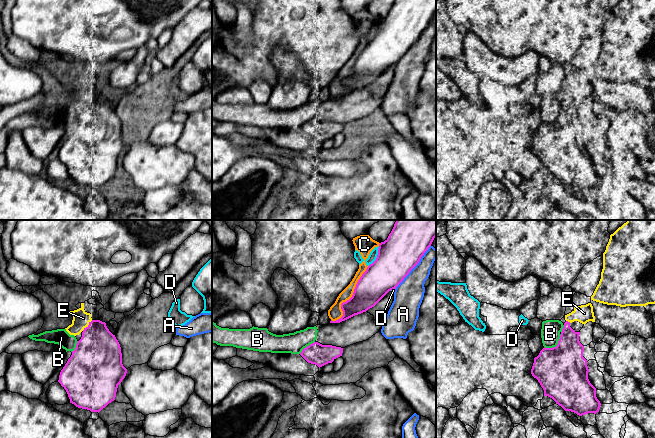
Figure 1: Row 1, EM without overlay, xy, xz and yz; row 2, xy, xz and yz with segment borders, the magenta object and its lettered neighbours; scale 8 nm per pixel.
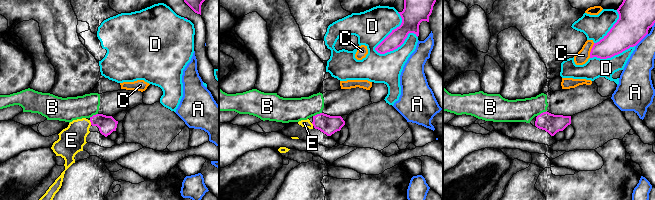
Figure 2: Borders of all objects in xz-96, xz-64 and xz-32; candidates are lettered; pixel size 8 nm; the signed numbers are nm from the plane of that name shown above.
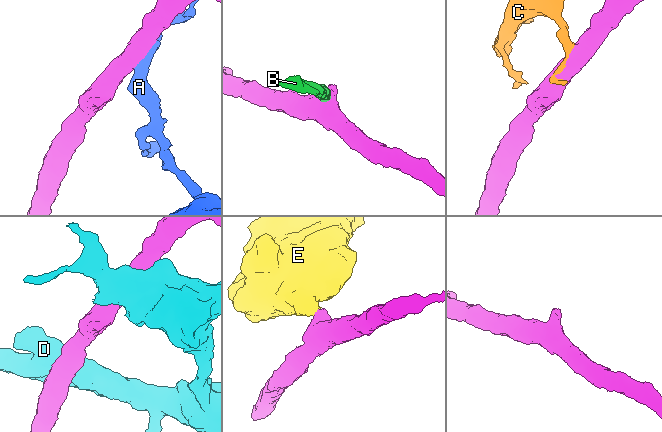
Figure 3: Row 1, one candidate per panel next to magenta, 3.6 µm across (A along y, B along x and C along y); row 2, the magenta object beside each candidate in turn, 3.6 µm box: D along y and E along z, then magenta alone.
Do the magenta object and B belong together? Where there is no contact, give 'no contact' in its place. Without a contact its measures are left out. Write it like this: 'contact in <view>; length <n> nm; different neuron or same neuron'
contact in yz; length 180 nm; different neuron

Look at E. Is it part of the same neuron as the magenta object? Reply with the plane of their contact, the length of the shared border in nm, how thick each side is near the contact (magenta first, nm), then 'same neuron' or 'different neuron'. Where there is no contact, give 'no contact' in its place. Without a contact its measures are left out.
xy | 120 nm | 360/140 nm | same neuron

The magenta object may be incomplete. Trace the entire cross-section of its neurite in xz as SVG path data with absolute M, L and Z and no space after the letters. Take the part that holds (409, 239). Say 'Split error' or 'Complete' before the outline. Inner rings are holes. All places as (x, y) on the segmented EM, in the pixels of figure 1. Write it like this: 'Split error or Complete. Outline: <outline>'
Complete. Outline: M396 220L388 238L379 244L376 260L358 280L352 297L341 304L343 316L330 323L340 323L374 307L389 291L404 280L419 263L436 237L436 220Z

